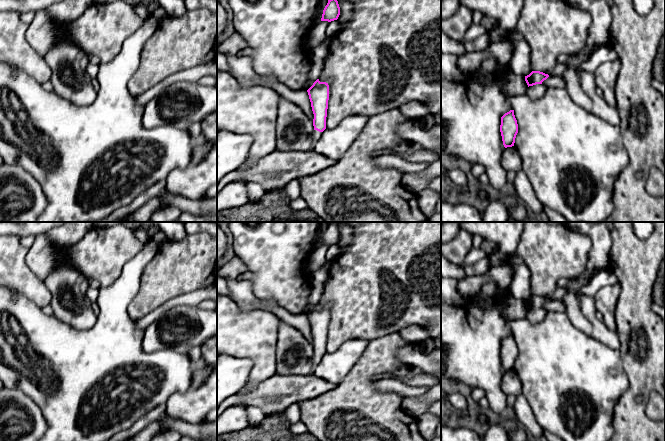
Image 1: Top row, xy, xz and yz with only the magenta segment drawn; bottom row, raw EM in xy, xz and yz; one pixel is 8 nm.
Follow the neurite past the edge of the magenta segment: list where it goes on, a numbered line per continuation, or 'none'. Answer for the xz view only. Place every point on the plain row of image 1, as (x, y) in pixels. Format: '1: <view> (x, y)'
1: xz (316, 359)

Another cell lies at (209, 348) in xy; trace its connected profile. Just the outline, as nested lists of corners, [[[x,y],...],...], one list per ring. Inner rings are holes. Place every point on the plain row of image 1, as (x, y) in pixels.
[[[217,335],[201,345],[201,356],[207,365],[217,367]]]

